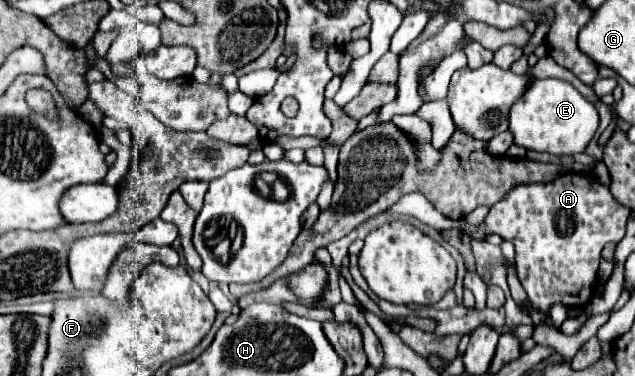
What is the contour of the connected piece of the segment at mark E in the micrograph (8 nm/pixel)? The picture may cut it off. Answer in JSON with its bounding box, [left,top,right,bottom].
[509,73,599,155]

